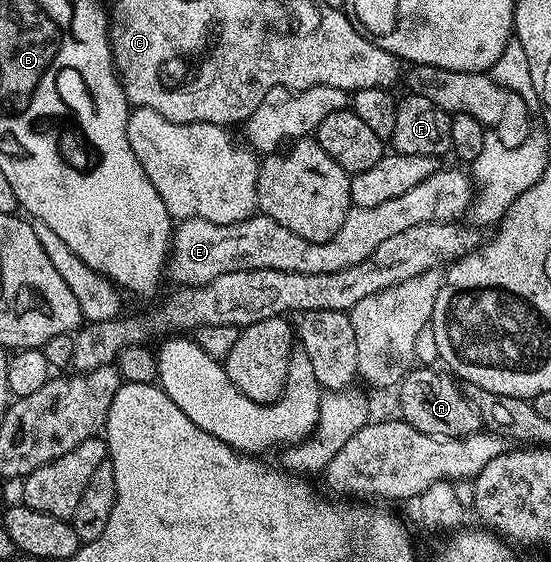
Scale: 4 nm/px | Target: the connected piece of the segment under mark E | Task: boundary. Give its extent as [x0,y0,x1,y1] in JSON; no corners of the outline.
[168,169,475,287]

